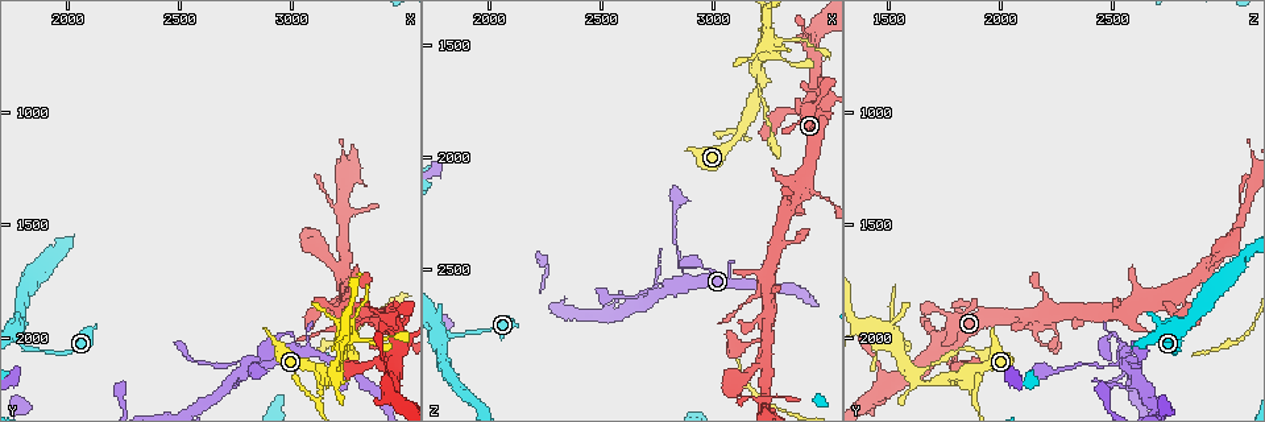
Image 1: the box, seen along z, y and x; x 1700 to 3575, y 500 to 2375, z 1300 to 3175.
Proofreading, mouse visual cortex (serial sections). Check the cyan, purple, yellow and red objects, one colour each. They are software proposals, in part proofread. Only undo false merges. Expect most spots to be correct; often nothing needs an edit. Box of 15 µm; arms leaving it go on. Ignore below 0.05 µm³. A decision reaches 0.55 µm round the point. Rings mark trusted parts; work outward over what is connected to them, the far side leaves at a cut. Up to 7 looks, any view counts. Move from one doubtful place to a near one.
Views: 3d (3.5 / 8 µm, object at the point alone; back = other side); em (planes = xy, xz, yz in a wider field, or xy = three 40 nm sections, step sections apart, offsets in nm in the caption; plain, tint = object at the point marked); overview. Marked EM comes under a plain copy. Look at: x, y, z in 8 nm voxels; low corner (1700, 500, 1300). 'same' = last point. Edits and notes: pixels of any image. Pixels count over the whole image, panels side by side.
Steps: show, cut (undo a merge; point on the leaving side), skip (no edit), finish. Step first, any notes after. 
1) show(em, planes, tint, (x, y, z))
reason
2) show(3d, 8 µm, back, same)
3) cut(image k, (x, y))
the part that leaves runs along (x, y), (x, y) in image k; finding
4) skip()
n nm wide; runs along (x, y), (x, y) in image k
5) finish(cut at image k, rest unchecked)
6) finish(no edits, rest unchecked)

show(3d, 3.5 µm, (2770, 2110, 2560))
thick turns thin

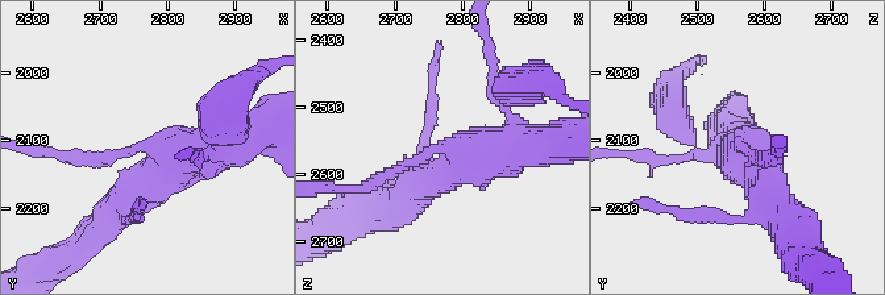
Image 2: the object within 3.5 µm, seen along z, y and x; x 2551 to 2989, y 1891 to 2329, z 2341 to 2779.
show(em, xy, step 3, tint, (2775, 2110, 2555))
3 arms; arms of 150, 450, 450 nm

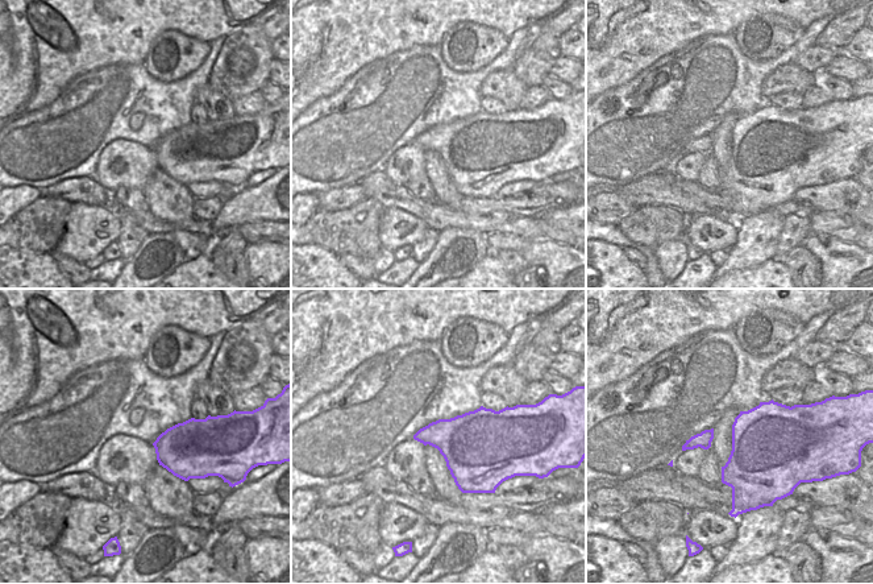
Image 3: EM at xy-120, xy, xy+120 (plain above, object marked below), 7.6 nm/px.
skip()
runs along (249, 132), (167, 160), (107, 220) in image 2; continuous, no second cell

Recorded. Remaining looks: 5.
show(3d, 3.5 µm, (3120, 2280, 1890))
branch point

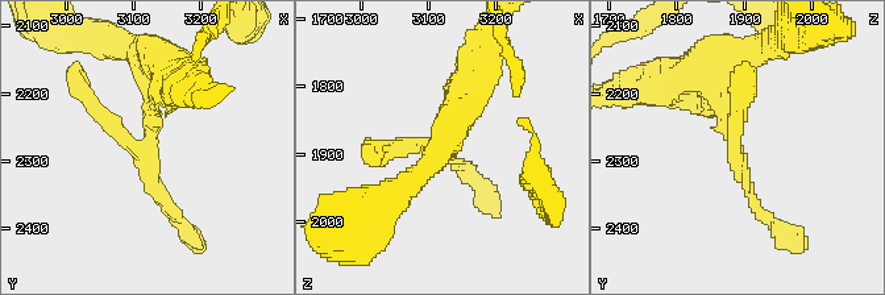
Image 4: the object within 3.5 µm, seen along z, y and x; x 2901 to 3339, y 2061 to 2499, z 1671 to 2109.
show(em, xy, step 3, tint, (3120, 2270, 1885))

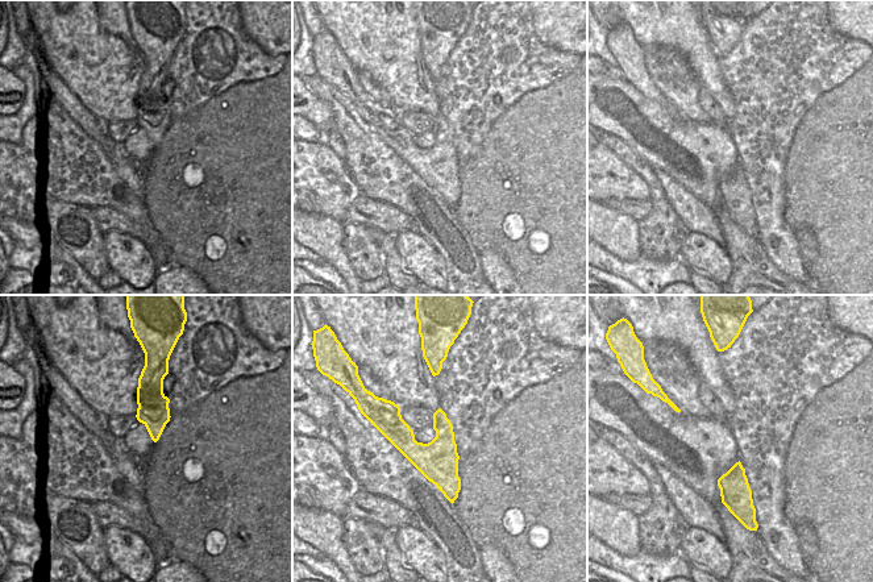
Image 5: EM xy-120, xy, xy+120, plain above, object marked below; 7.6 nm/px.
skip()
runs along (375, 419), (383, 419), (454, 494) in image 5; continuous, no second cell

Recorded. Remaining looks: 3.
show(3d, 3.5 µm, (3190, 2160, 1600))
abrupt turn

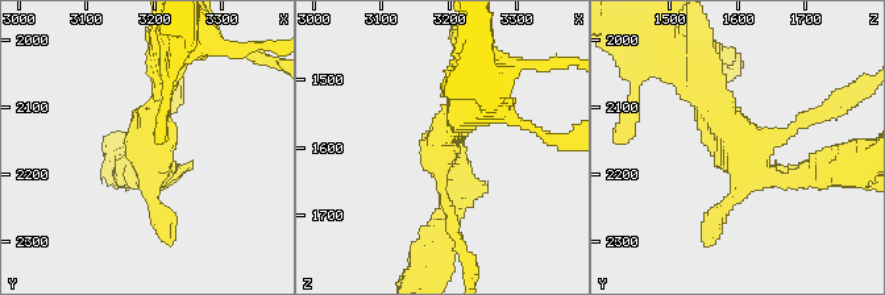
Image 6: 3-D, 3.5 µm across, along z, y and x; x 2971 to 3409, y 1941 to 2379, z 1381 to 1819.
show(em, planes, tint, (3190, 2170, 1610))
now the EM

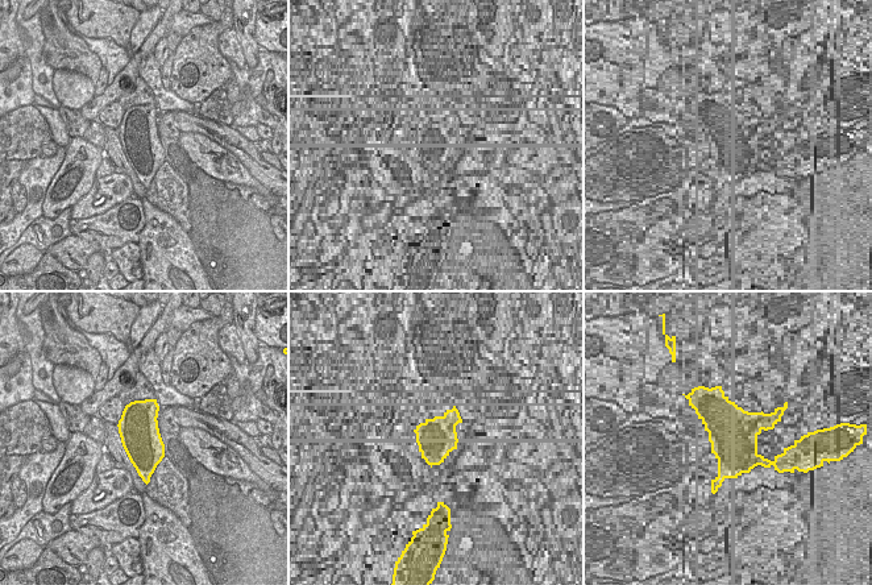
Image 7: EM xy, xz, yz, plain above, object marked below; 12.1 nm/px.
skip()
runs along (810, 170), (756, 170), (702, 78) in image 6; one cell here

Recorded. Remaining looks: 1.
finish(no edits, rest unchecked)

